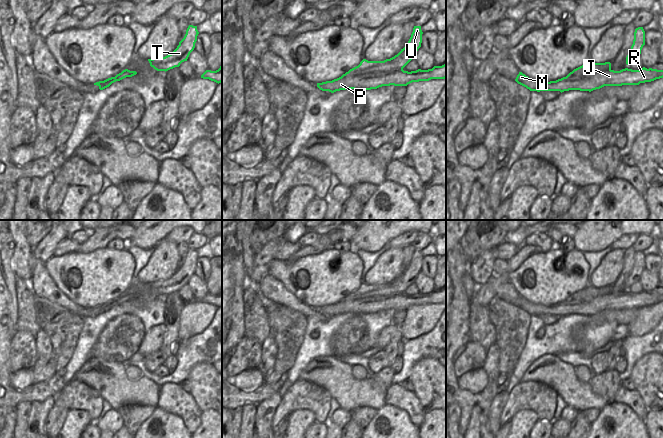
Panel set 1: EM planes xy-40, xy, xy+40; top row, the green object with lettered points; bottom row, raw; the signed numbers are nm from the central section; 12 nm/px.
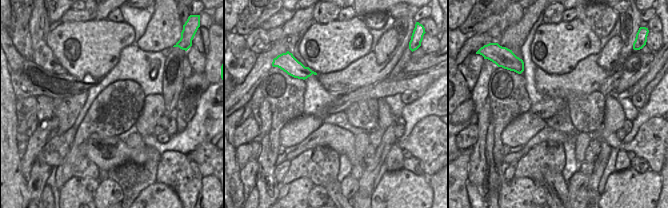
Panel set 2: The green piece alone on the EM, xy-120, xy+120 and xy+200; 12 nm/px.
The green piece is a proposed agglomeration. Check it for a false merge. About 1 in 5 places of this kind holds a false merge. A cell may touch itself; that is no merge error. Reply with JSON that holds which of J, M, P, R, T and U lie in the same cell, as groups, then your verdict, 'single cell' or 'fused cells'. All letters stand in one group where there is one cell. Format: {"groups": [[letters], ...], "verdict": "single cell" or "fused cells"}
{"groups": [["J", "M", "P", "R"], ["T", "U"]], "verdict": "fused cells"}

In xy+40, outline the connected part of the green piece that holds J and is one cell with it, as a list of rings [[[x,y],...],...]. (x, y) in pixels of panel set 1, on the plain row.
[[[641,292],[639,294],[622,293],[608,294],[588,301],[563,301],[556,305],[544,306],[532,303],[519,296],[515,305],[530,315],[560,315],[569,314],[593,315],[604,310],[639,309],[663,302],[663,294]]]

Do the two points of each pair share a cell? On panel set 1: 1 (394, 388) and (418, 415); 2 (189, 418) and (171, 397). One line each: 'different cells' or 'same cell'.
1: same cell
2: same cell

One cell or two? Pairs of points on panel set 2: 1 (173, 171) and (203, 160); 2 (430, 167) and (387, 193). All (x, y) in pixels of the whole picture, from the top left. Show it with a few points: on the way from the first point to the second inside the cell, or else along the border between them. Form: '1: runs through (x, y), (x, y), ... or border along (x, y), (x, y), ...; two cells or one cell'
1: border along (195, 162), (202, 177); two cells
2: border along (424, 173), (428, 178); two cells

